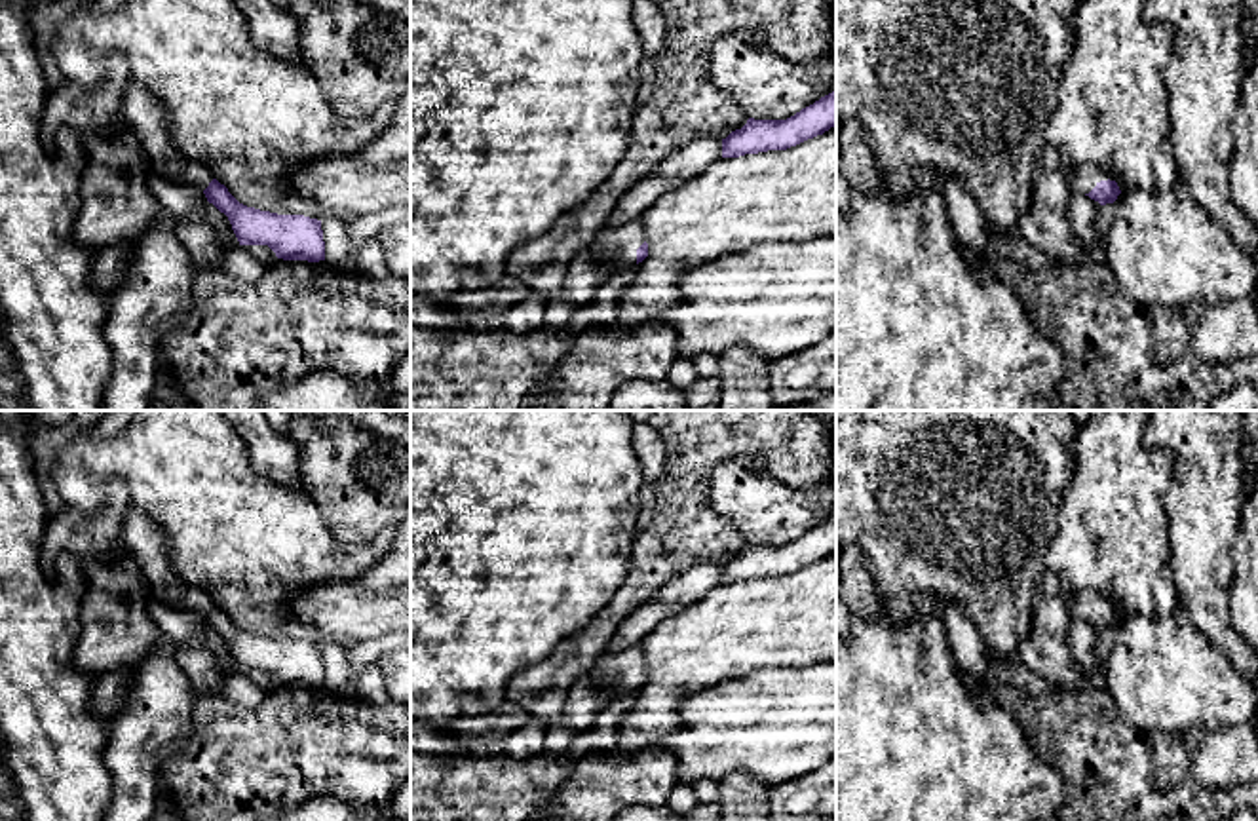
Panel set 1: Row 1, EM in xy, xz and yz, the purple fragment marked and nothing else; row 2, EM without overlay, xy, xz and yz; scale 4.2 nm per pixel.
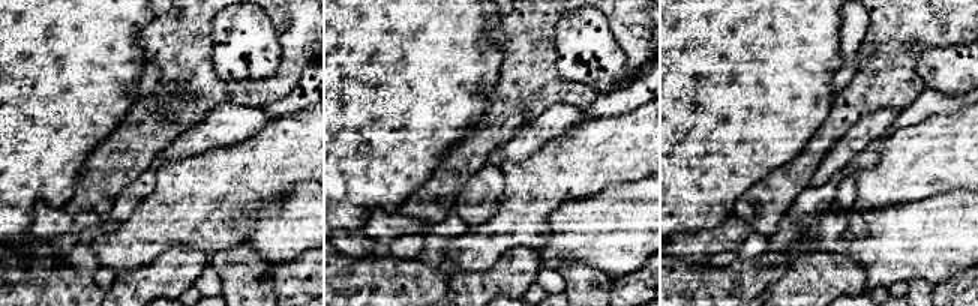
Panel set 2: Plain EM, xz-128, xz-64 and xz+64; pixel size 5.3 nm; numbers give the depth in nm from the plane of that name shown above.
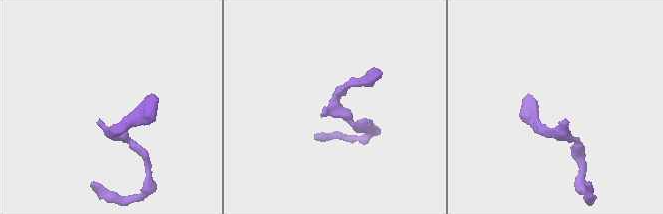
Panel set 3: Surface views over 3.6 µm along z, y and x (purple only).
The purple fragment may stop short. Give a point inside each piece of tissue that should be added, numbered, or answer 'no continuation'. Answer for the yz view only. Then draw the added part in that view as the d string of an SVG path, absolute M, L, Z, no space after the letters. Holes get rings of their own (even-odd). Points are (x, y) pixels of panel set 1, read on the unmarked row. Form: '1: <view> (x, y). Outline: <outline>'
1: yz (1086, 603). Outline: M1081 591L1072 602L1074 616L1079 620L1089 620L1100 606L1115 606L1114 601L1102 597L1095 591Z

